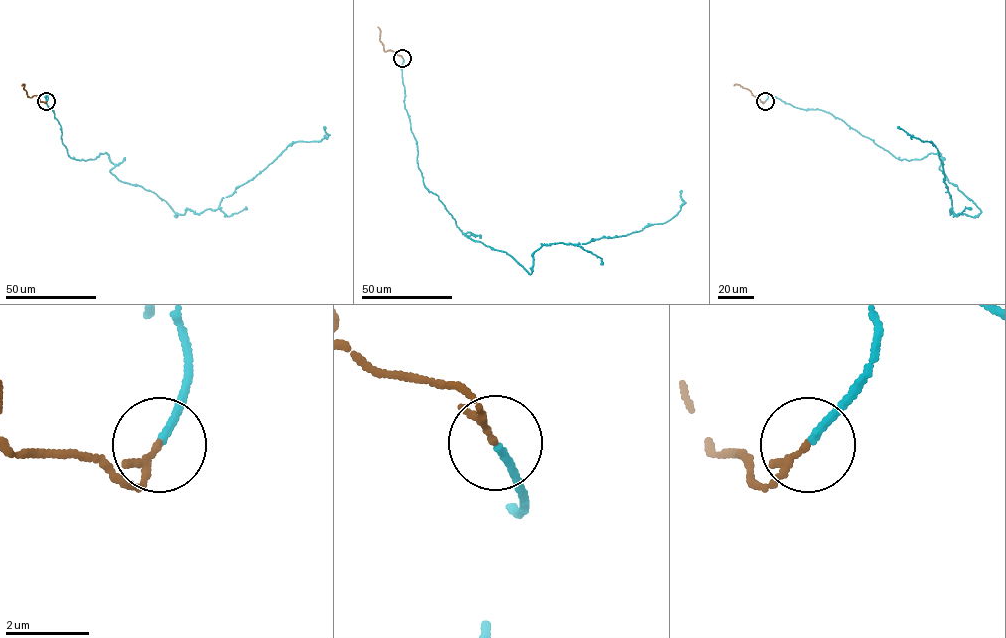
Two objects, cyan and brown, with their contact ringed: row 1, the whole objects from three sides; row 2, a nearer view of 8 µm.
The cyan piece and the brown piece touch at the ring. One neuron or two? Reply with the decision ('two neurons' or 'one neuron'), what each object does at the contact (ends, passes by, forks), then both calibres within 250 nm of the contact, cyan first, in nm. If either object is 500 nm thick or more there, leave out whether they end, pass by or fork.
one neuron; cyan ends there; brown passes by; 180 nm thick on the cyan side, 110 nm on the other

